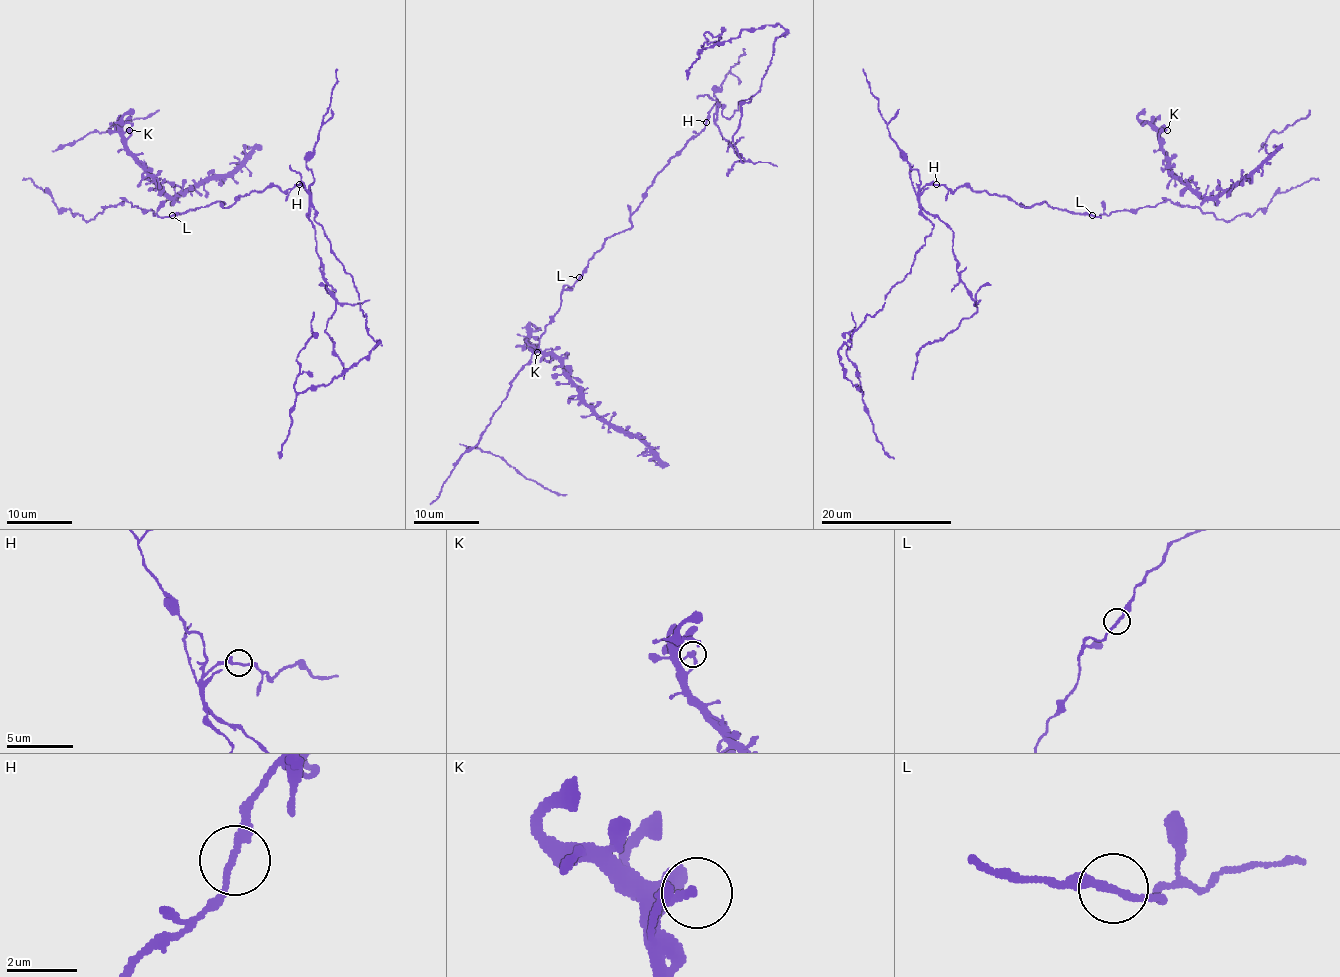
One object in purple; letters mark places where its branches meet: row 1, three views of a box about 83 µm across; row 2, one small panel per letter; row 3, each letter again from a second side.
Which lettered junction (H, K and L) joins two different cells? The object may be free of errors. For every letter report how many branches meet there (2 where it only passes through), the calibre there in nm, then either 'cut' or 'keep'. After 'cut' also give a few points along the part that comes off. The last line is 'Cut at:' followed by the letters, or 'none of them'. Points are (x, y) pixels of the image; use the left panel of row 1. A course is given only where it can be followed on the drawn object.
H: 2 | 200 nm | cut | (299, 184), (352, 277), (367, 333), (378, 344), (329, 383), (296, 392), (296, 359), (313, 334), (314, 311)
K: 2 | 200 nm | keep
L: 2 | 200 nm | keep
Cut at: H

